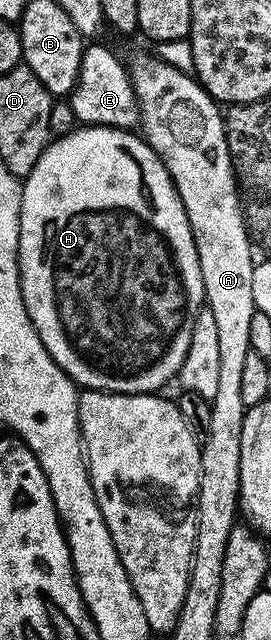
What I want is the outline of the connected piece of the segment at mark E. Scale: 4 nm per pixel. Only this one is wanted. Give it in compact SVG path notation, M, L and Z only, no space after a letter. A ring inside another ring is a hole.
M94 44L92 46L87 45L85 47L85 50L82 54L82 60L81 60L81 66L78 69L78 81L74 86L73 91L71 92L69 96L69 102L70 105L73 108L75 119L82 124L85 125L108 125L111 128L125 128L127 130L133 129L138 123L139 123L139 110L138 110L138 103L136 101L135 92L133 90L133 84L132 84L132 78L131 73L129 72L129 69L127 68L127 65L125 66L120 62L119 58L106 46L102 46L100 44Z

